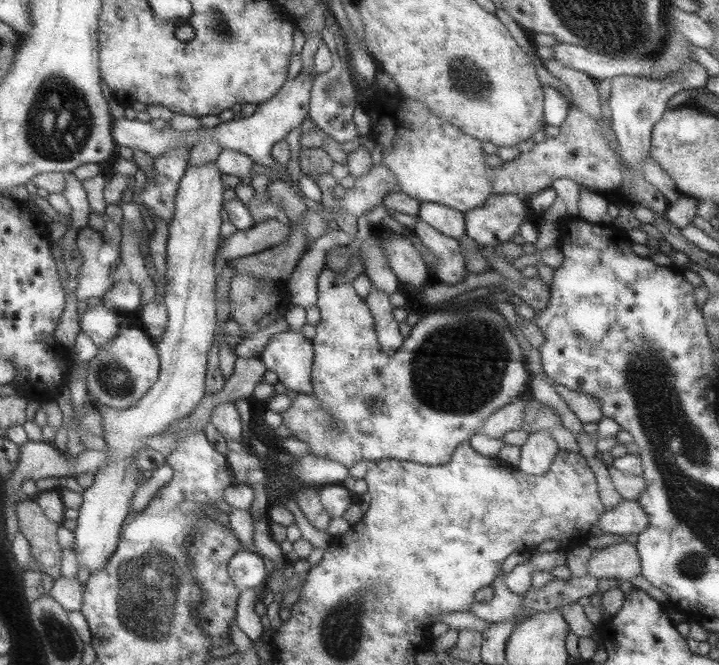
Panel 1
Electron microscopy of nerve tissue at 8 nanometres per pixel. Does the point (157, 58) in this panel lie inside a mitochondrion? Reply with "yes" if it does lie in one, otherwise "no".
no

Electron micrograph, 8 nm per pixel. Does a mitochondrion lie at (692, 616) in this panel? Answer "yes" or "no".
no

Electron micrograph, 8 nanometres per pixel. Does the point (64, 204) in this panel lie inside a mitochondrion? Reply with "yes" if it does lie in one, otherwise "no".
no

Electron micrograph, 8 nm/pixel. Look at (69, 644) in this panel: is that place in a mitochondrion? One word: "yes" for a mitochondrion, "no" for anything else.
yes

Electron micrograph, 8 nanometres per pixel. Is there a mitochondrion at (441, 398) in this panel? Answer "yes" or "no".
yes

